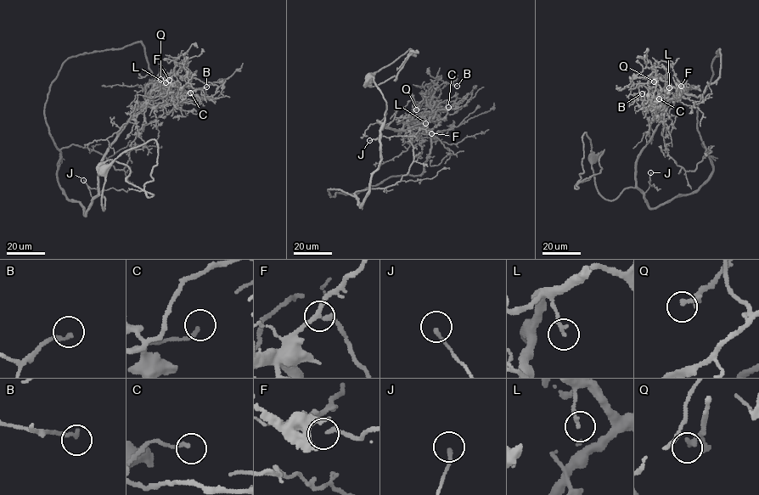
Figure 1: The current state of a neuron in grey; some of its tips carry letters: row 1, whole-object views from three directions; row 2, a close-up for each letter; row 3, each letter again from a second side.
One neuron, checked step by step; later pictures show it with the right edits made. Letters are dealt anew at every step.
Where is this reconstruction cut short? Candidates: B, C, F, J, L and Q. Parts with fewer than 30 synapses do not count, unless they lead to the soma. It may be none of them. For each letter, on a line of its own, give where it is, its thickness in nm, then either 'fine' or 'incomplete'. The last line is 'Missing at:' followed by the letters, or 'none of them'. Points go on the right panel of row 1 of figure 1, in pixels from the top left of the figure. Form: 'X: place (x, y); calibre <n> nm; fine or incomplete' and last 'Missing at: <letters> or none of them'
B: place (642, 93); calibre 190 nm; fine
C: place (659, 98); calibre 170 nm; fine
F: place (681, 86); calibre 120 nm; fine
J: place (650, 172); calibre 170 nm; fine
L: place (669, 87); calibre 170 nm; fine
Q: place (654, 81); calibre 280 nm; fine
Missing at: none of them

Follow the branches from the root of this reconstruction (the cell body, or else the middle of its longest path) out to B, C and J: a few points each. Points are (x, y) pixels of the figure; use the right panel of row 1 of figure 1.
B: (593, 158), (595, 185), (605, 199), (634, 188), (638, 154), (662, 115), (634, 94), (642, 93)
C: (593, 158), (595, 185), (605, 199), (634, 188), (638, 154), (665, 110), (659, 98)
J: (593, 158), (592, 169), (596, 188), (610, 200), (629, 188), (638, 188), (645, 193), (649, 186), (650, 172)

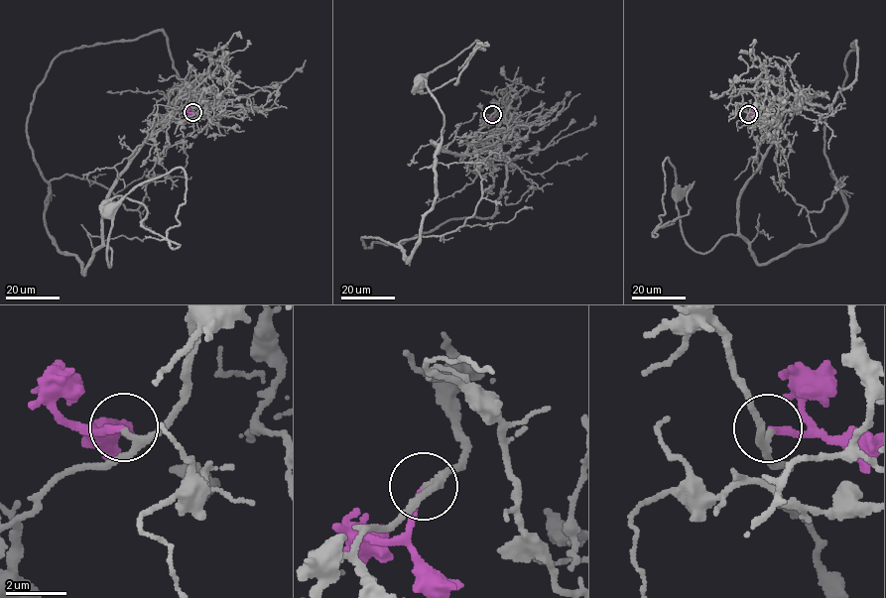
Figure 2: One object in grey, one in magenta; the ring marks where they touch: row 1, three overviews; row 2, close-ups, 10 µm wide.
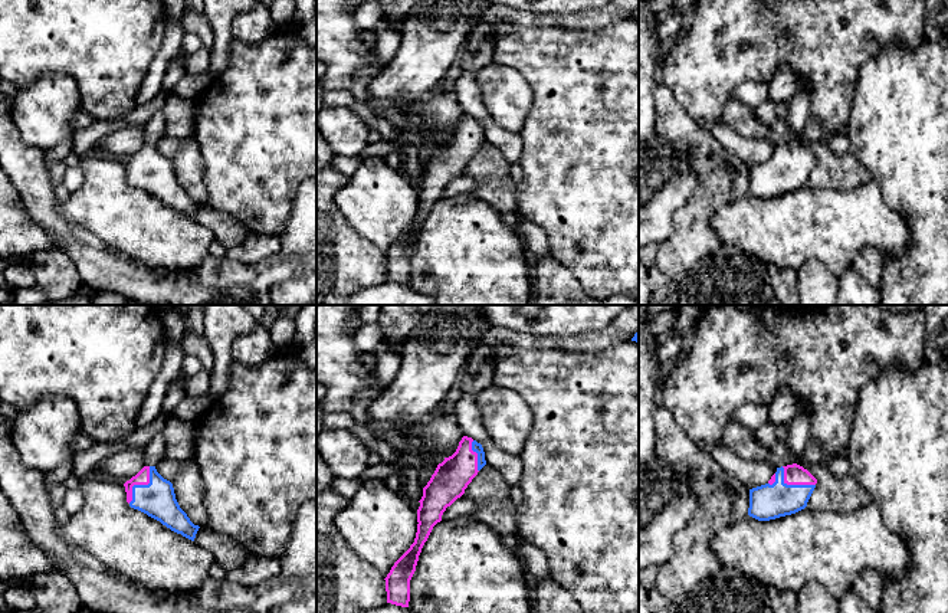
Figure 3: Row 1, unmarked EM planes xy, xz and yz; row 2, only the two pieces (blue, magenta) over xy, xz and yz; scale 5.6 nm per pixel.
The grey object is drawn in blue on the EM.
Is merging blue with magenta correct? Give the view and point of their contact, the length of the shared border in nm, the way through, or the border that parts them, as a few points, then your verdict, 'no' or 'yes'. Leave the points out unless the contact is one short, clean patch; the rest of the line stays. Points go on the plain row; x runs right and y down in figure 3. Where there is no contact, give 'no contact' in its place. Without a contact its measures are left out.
contact xy (140, 163); length 240 nm; way xy (157, 177), (140, 163), (143, 154); yes

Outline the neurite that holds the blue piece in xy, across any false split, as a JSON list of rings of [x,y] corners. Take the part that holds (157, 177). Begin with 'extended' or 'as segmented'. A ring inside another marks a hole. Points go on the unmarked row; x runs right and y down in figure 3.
extended; [[[144,144],[124,161],[127,180],[148,194],[160,199],[171,209],[194,219],[199,203],[194,203],[180,186],[173,161],[164,157],[155,144]]]

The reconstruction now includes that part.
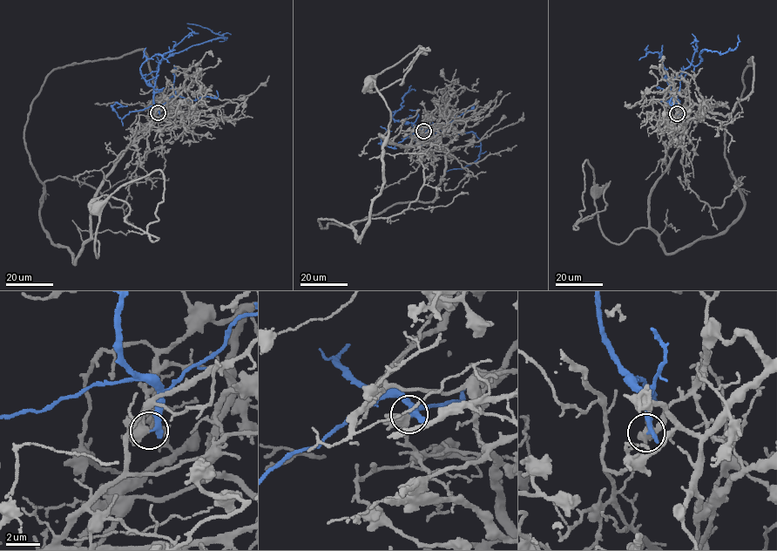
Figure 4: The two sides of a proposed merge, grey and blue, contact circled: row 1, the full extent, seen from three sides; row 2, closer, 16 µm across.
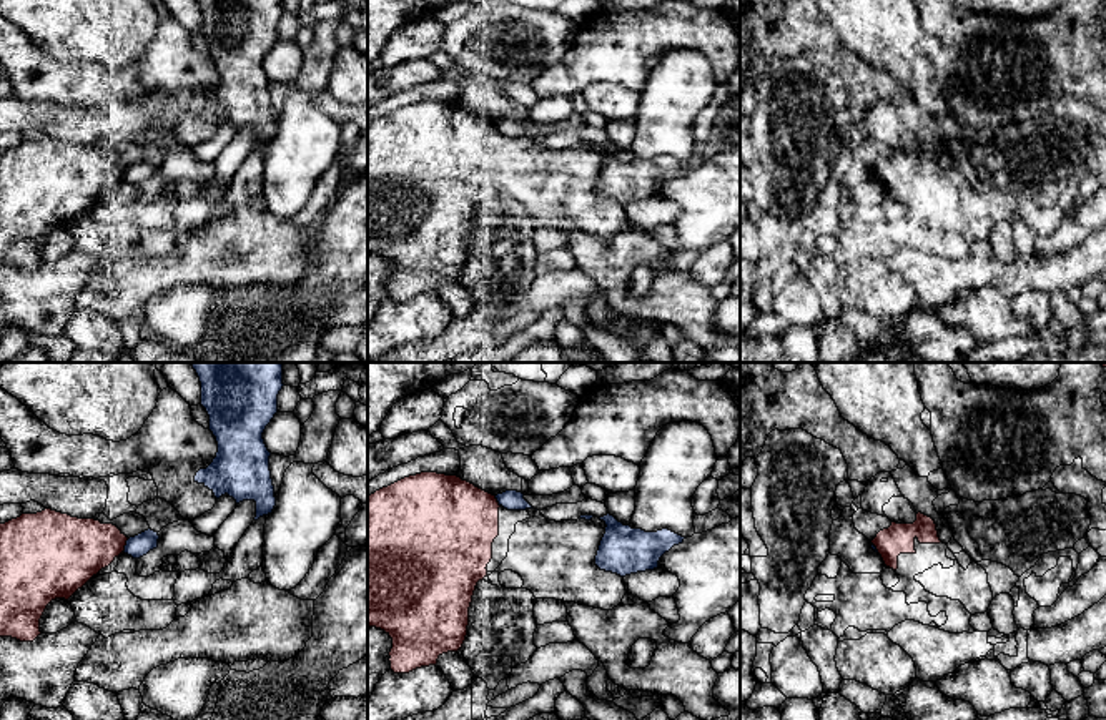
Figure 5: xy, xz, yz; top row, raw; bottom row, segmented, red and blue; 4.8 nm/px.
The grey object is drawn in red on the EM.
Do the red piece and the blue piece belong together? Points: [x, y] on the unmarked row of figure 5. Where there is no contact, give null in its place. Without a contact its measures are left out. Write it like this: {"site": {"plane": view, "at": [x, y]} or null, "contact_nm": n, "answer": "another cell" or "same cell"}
{"site": {"plane": "xy", "at": [125, 172]}, "contact_nm": 70, "answer": "another cell"}

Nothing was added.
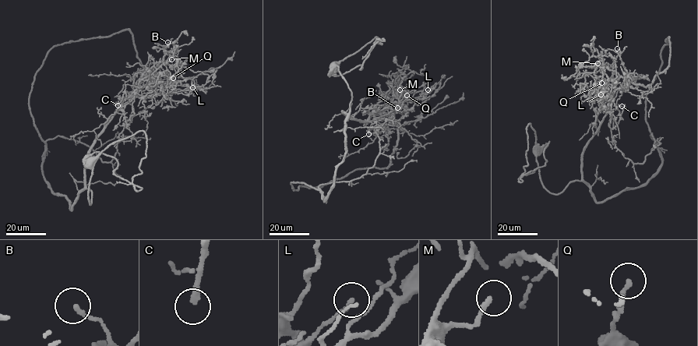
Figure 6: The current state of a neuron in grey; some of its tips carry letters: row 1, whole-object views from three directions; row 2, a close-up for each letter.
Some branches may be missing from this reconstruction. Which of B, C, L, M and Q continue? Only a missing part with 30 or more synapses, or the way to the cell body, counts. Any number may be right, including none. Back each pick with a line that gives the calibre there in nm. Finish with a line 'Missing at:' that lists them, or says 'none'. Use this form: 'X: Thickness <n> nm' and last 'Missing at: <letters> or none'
C: Thickness 200 nm
Missing at: C

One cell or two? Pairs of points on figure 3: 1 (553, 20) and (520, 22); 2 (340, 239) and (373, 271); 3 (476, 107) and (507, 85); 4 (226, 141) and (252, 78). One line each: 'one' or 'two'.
1: one
2: one
3: two
4: one

